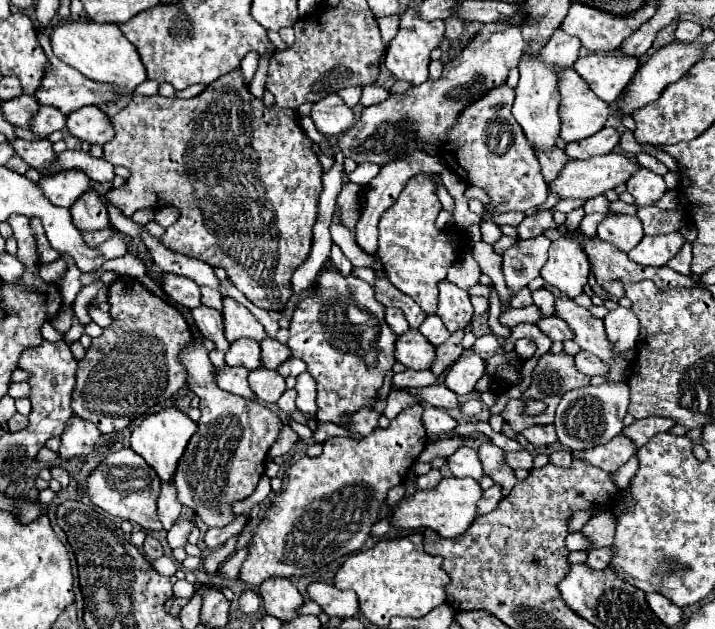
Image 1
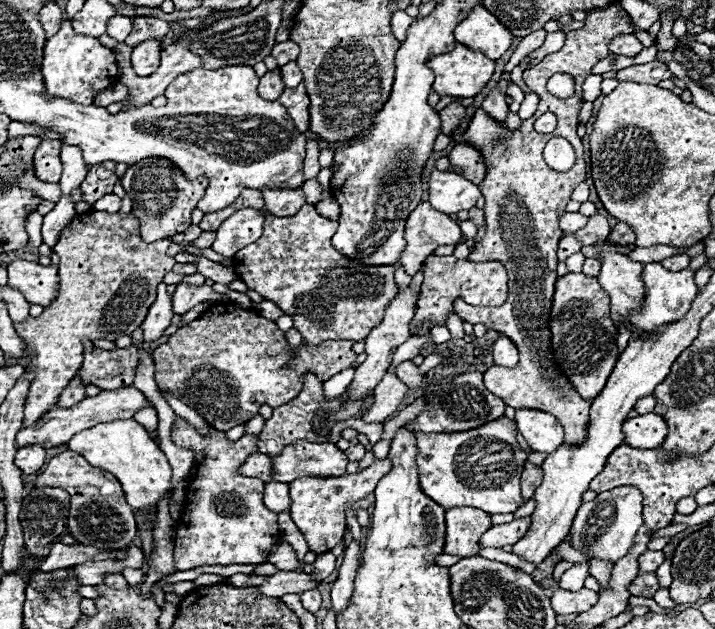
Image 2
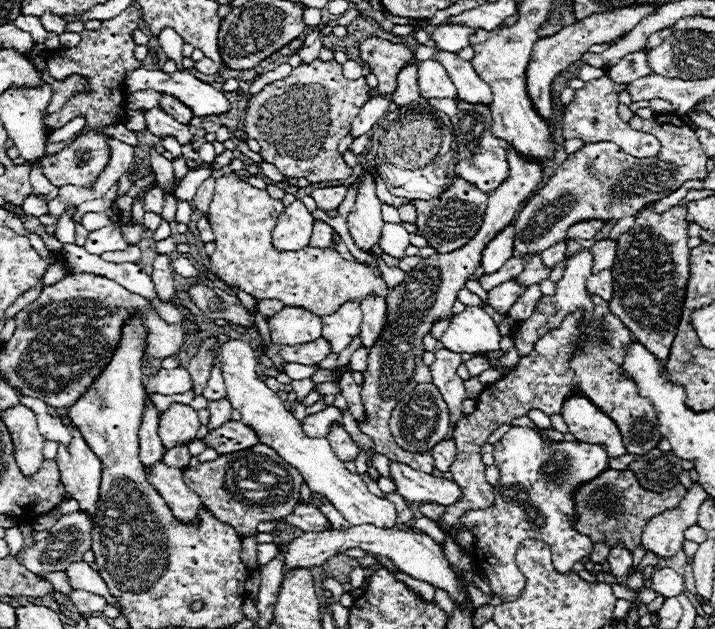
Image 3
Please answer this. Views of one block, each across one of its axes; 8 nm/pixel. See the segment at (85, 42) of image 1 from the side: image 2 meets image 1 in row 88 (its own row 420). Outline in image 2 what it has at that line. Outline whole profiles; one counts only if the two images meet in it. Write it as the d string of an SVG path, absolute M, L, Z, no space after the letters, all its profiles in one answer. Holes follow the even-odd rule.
M114 420L114 422L104 422L94 428L88 428L80 434L76 434L68 442L68 450L78 452L84 456L92 466L108 470L118 478L122 484L122 490L126 494L128 504L134 510L146 510L146 508L156 508L158 502L168 496L170 492L170 464L164 456L164 452L158 448L158 444L150 438L146 428L138 424L136 420Z

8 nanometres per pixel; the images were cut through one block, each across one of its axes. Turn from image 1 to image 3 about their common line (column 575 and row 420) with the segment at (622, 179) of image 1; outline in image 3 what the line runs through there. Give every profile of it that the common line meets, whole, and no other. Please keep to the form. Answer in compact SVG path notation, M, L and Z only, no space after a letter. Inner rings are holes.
M172 404L166 412L160 414L160 432L158 434L160 434L162 446L166 450L196 440L198 430L200 430L198 414L186 404Z

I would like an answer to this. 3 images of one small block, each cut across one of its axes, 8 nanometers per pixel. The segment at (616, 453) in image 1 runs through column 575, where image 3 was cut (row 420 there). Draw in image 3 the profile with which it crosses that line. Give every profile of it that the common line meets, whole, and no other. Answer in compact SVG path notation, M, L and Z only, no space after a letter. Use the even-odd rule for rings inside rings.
M444 348L434 350L434 354L436 354L436 360L430 366L432 384L438 386L438 390L442 392L442 398L446 398L446 404L450 406L452 420L458 422L460 420L460 406L462 406L462 400L466 398L464 382L456 374L458 366L462 364L462 358L460 358L460 354L454 354Z

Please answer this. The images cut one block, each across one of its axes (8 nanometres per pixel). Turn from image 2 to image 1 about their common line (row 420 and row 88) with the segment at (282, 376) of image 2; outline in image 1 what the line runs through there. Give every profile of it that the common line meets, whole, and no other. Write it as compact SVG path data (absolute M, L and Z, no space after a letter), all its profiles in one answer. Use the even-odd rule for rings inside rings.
M234 70L222 78L218 78L212 86L208 86L202 94L198 94L196 98L190 100L182 100L182 98L164 98L160 94L154 96L132 96L130 104L120 110L116 116L110 118L112 126L114 126L114 138L110 142L104 144L104 160L108 160L114 166L124 166L132 172L132 176L126 180L124 186L120 188L110 188L104 194L104 200L108 204L112 204L114 208L118 208L125 216L131 218L132 215L144 208L160 208L164 204L172 204L180 210L180 218L176 224L172 224L166 234L162 236L162 242L174 250L180 252L184 256L196 258L206 262L212 268L224 268L228 274L228 280L258 308L268 310L268 312L280 312L282 304L288 302L288 298L292 296L292 288L290 288L290 278L294 274L294 270L300 266L300 262L306 260L310 246L312 246L312 226L316 222L318 216L318 196L322 192L322 166L318 162L318 156L312 150L312 140L306 138L306 134L302 132L302 128L296 124L294 120L294 110L288 108L266 108L262 104L262 100L254 98L248 92L248 86L242 82L242 74L240 70Z

